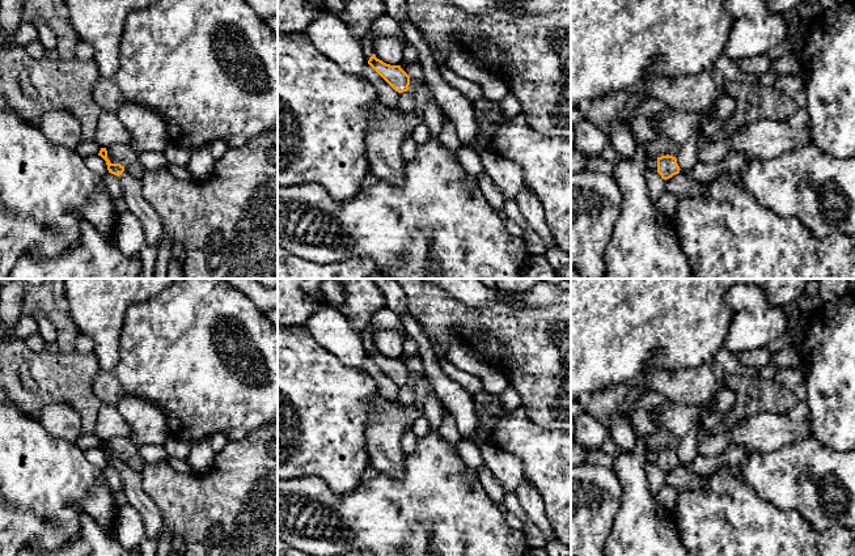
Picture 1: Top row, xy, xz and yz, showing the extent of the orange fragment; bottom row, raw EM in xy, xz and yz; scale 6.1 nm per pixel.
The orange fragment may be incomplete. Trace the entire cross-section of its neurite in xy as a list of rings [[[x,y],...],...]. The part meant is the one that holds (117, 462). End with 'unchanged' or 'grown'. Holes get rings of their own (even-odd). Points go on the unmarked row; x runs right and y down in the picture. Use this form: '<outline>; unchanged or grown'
[[[101,441],[98,449],[101,449],[106,454],[109,466],[119,470],[124,464],[124,459],[122,459],[120,457],[111,457],[110,455],[110,453],[107,451],[106,441]]]; unchanged

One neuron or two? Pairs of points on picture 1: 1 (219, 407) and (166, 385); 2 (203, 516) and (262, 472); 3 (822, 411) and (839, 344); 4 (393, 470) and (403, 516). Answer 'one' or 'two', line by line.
1: one
2: one
3: one
4: two

